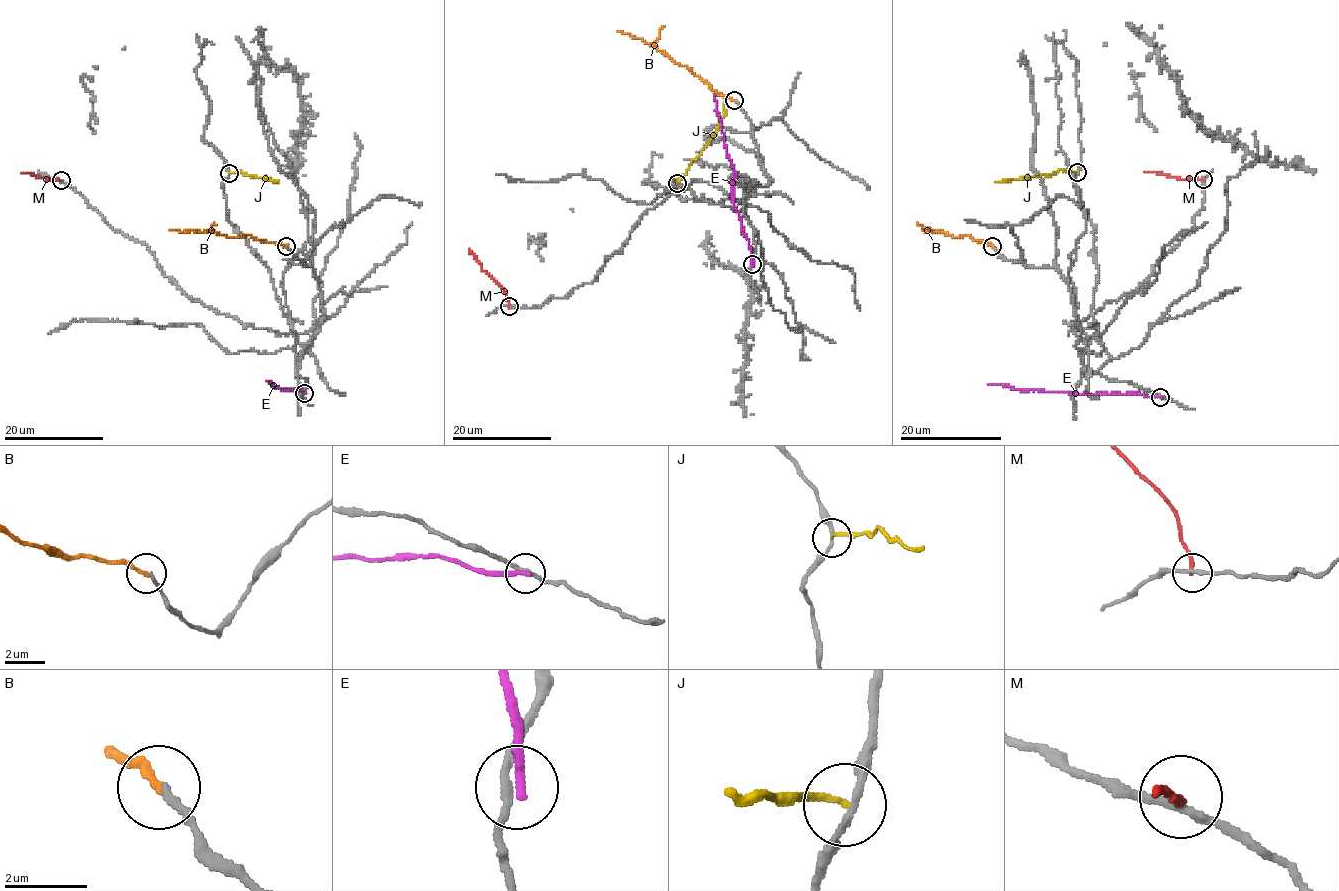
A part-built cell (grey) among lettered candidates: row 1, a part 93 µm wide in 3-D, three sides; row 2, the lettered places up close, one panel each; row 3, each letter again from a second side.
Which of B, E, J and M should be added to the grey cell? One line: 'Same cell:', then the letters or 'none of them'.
Same cell: B

